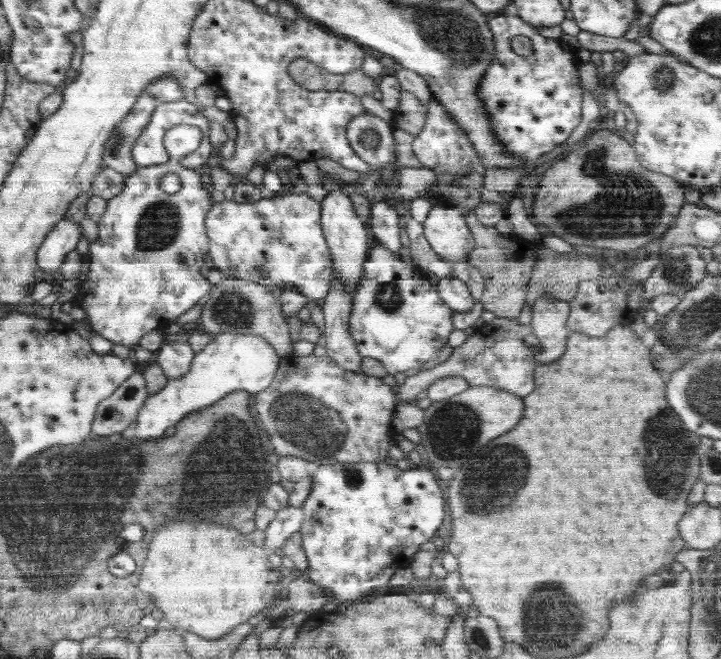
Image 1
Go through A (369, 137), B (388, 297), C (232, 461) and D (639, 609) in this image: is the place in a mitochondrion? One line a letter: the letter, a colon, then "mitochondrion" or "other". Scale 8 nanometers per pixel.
A: mitochondrion
B: mitochondrion
C: mitochondrion
D: other

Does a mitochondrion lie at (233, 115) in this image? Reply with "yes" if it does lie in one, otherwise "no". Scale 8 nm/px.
no

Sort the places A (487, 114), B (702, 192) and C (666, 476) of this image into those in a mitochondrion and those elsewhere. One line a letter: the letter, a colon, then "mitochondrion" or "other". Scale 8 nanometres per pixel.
A: other
B: other
C: mitochondrion

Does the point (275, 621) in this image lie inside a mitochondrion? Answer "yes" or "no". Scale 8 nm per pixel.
no

